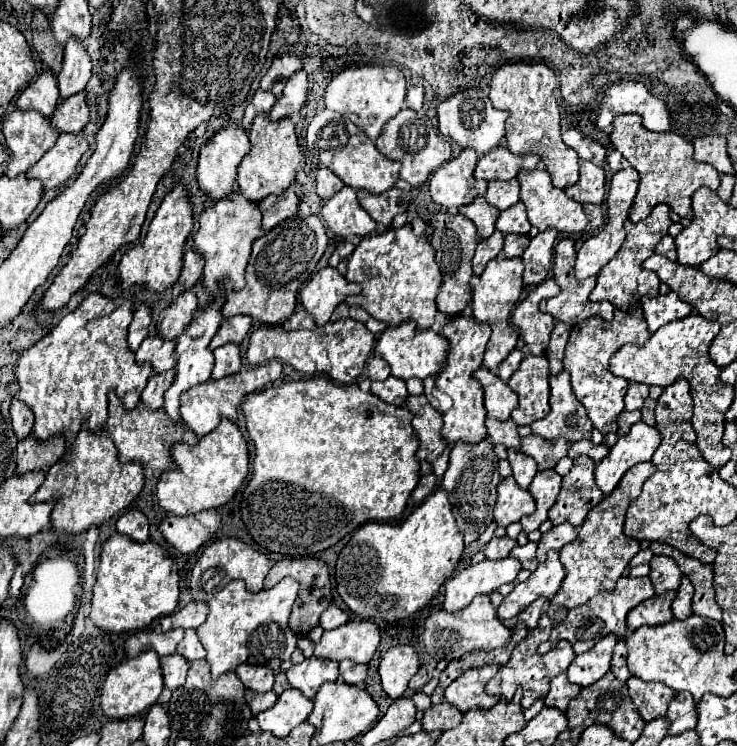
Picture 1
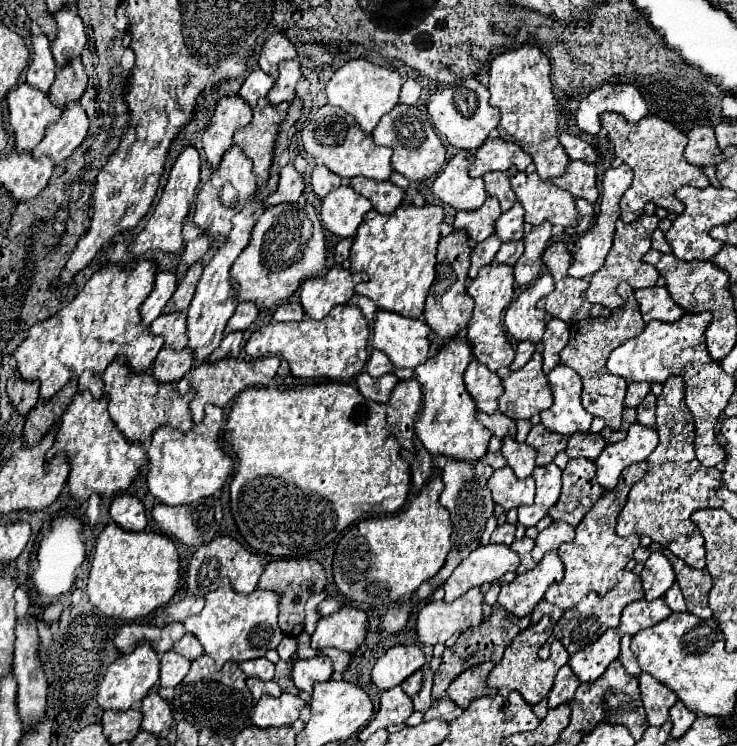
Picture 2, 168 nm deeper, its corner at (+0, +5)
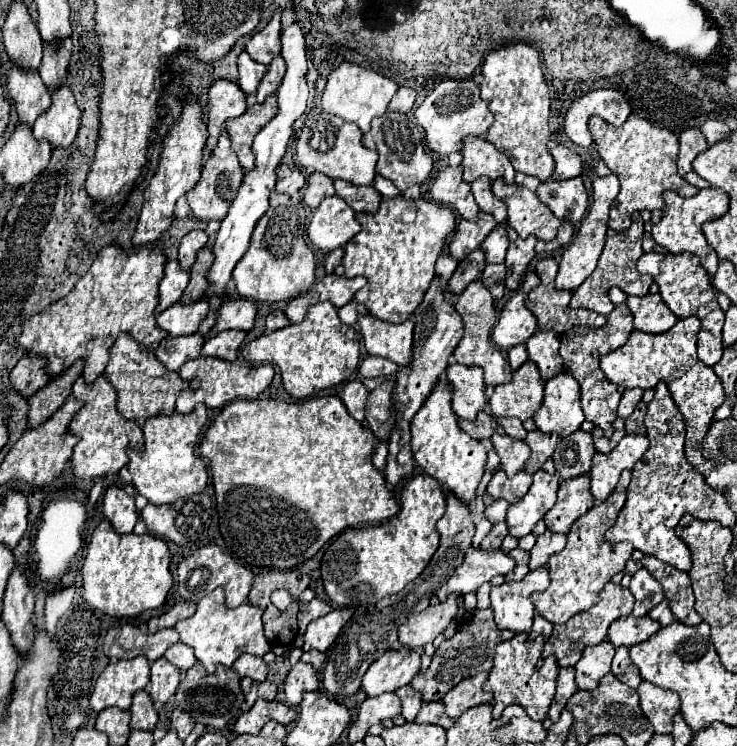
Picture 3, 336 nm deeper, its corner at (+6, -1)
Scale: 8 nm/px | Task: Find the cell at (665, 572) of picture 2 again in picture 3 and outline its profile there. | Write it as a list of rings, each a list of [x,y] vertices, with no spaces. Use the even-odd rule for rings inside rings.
[[[641,568],[631,576],[629,590],[635,596],[633,616],[645,616],[653,606],[657,606],[663,600],[661,584],[657,584],[657,580],[653,580],[645,568]]]

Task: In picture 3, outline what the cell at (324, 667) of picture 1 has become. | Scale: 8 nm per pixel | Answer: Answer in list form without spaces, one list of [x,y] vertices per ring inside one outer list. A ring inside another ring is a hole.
[[[297,662],[285,678],[285,698],[291,706],[297,706],[301,702],[303,692],[317,690],[317,688],[319,688],[319,676],[315,668],[305,662]]]

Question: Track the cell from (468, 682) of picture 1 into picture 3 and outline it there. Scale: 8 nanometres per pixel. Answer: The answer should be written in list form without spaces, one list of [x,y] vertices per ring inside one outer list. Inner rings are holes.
[[[479,672],[477,676],[461,680],[453,690],[449,690],[443,698],[445,714],[453,720],[457,720],[467,708],[489,704],[493,700],[493,694],[483,692],[483,682],[487,680],[487,672]]]

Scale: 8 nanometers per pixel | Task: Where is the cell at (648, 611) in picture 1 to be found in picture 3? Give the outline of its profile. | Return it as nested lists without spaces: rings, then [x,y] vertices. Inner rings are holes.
[[[625,616],[625,618],[619,618],[615,620],[611,626],[609,626],[609,632],[607,632],[607,640],[619,648],[619,646],[635,646],[639,642],[645,642],[649,640],[657,630],[659,630],[659,622],[653,622],[649,616]]]

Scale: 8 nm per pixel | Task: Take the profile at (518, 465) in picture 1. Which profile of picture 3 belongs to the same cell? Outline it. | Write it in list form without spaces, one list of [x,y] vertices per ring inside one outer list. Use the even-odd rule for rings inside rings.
[[[493,434],[491,436],[493,448],[497,450],[499,458],[501,458],[501,468],[505,470],[505,474],[511,478],[515,472],[523,470],[527,458],[529,458],[529,446],[523,440],[511,438],[507,434]]]

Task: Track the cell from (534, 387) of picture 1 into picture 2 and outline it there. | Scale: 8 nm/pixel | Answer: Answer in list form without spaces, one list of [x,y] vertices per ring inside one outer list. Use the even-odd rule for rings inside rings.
[[[535,352],[523,368],[511,372],[511,376],[503,380],[505,394],[499,398],[499,410],[505,416],[513,420],[529,420],[533,414],[551,406],[553,396],[541,366],[543,356]]]

